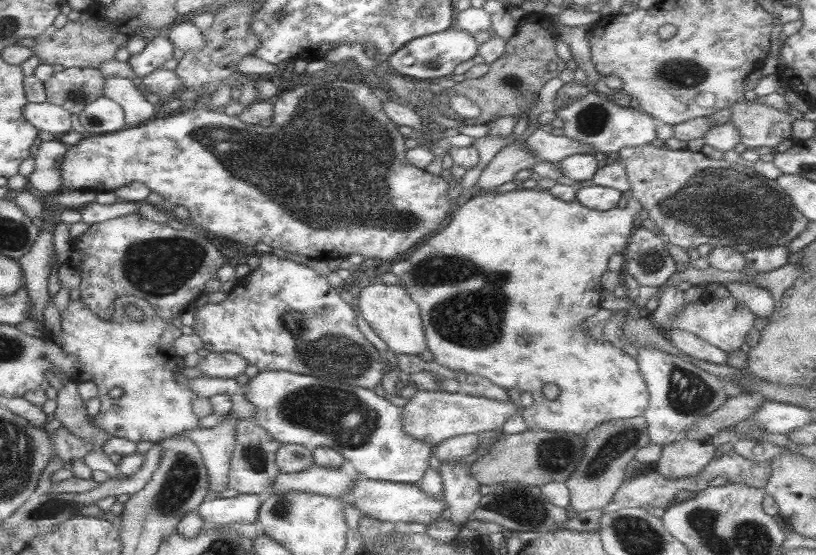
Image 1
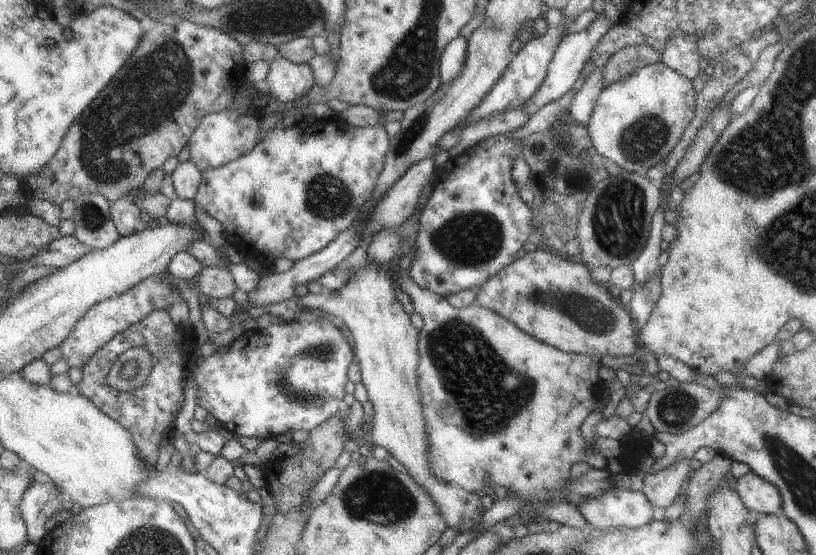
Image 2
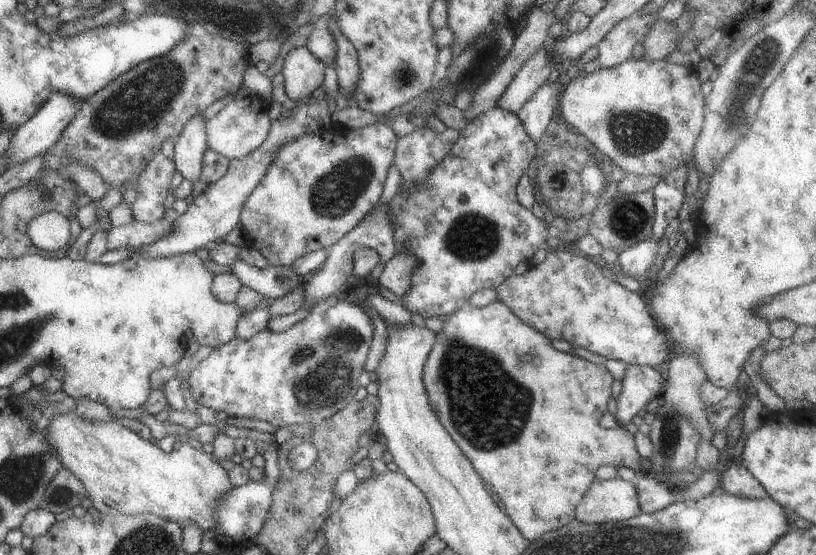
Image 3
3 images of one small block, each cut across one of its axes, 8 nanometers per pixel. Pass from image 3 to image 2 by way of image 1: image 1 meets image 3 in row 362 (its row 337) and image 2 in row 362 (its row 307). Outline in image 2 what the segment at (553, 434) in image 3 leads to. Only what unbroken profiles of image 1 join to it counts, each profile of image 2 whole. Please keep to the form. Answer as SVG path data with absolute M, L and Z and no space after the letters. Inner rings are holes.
M411 248L401 254L399 272L401 290L409 294L415 314L423 318L417 340L419 364L415 378L421 394L421 414L427 438L425 466L429 476L441 484L461 488L469 494L477 490L491 490L495 486L511 488L521 496L533 494L535 502L531 502L519 514L529 514L541 510L543 506L565 500L567 494L559 496L559 492L563 482L569 478L569 466L583 458L585 448L579 426L597 408L607 388L597 374L601 368L599 360L595 356L571 354L539 342L485 308L453 308L445 298L423 290L409 280L409 252Z

